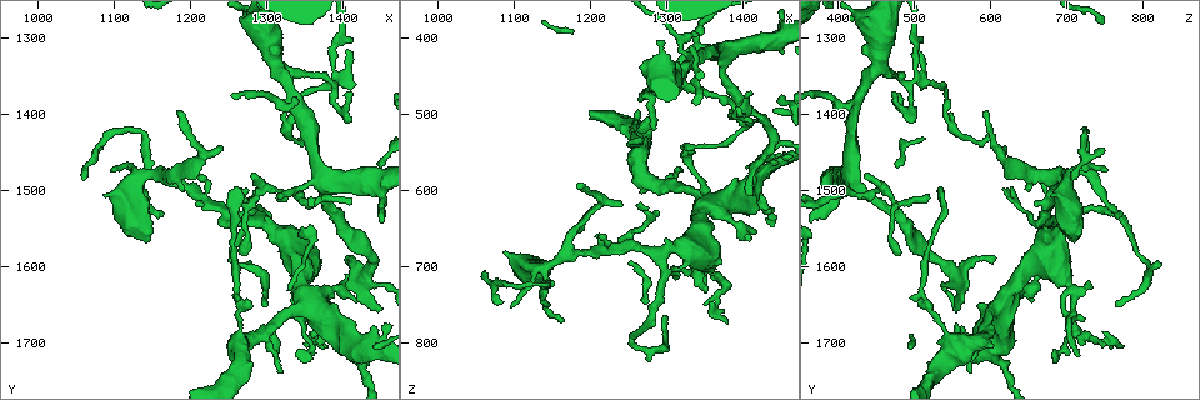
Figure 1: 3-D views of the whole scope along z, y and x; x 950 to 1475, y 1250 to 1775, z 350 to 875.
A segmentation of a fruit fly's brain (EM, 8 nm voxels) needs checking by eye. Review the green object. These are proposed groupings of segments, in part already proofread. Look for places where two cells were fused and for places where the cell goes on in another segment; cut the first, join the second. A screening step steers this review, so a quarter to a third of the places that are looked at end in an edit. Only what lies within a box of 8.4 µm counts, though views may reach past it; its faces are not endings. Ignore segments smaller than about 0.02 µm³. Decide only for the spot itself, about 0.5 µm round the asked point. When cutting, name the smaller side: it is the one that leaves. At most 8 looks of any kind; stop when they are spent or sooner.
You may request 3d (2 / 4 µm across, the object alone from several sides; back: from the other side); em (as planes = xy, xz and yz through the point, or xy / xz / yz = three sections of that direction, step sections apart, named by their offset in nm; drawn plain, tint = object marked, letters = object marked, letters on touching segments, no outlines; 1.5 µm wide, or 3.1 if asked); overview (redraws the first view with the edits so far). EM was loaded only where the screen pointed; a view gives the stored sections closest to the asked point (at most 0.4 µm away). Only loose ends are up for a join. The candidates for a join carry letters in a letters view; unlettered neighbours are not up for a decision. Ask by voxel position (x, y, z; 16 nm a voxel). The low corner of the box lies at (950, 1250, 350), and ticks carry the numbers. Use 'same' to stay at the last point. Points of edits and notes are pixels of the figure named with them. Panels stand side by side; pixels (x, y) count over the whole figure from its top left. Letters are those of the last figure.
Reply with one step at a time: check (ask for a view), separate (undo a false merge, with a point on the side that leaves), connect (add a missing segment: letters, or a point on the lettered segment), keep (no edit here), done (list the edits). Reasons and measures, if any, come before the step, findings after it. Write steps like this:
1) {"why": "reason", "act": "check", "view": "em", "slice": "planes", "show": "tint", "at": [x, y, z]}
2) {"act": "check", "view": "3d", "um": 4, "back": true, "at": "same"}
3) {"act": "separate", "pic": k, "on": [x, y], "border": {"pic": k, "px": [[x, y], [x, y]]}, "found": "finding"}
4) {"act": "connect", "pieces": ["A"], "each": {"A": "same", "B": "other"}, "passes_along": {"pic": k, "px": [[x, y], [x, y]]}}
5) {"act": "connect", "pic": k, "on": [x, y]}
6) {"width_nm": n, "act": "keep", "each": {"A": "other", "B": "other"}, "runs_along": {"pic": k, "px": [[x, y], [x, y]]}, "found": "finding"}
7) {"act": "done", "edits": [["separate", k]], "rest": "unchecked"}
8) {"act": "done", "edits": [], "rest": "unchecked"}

{"why": "small branch off a trunk", "act": "check", "view": "em", "slice": "planes", "show": "tint", "at": [1350, 1645, 620]}

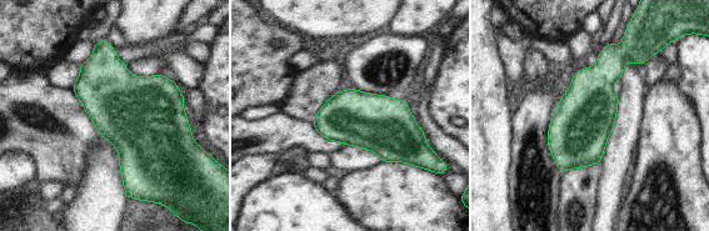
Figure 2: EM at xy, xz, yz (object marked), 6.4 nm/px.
{"act": "check", "view": "em", "slice": "planes", "show": "letters", "at": "same"}

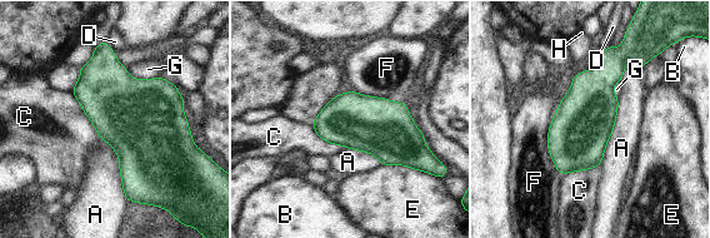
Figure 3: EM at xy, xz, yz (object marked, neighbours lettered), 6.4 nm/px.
{"width_nm": 360, "act": "keep", "each": {"A": "other", "B": "other", "C": "other", "D": "other", "E": "other", "F": "other", "G": "other", "H": "other"}, "border": {"pic": 3, "px": [[71, 92], [99, 137]]}, "found": "continuous, no second cell"}

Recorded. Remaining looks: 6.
{"why": "thin end", "act": "check", "view": "3d", "um": 2, "at": [1245, 1445, 620]}

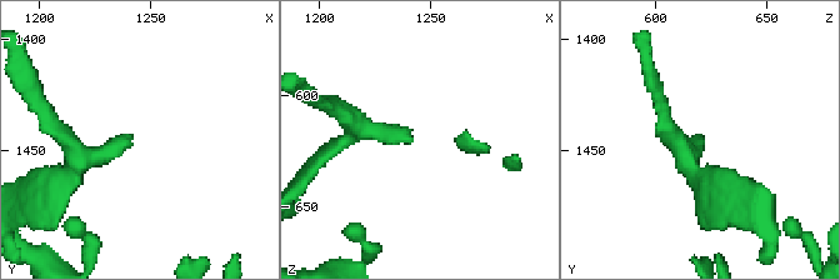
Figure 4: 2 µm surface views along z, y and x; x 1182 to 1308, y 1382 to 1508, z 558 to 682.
{"why": "need the tissue", "act": "check", "view": "em", "slice": "xy", "step": 4, "show": "letters", "at": [1242, 1443, 619]}

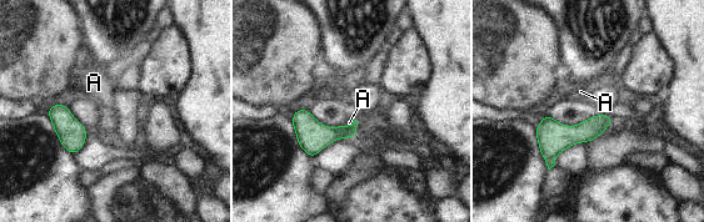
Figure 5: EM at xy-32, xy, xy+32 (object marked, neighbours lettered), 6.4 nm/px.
{"why": "another direction", "act": "check", "view": "em", "slice": "planes", "show": "letters", "at": "same"}

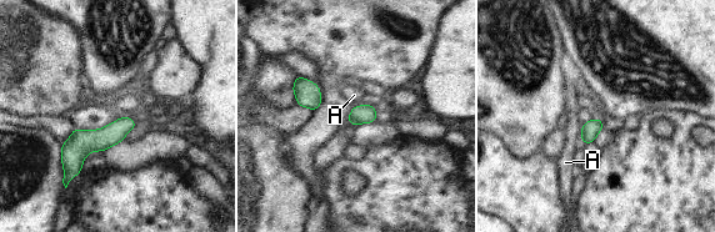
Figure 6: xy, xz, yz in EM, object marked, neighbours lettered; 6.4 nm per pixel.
{"longest_contact_nm": ["A", 110], "act": "keep", "each": {"A": "other"}, "border": {"pic": 6, "px": [[583, 125], [580, 141]]}, "found": "none of them fits"}

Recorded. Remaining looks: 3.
{"why": "thin end", "act": "check", "view": "3d", "um": 4, "at": [1165, 1530, 775]}

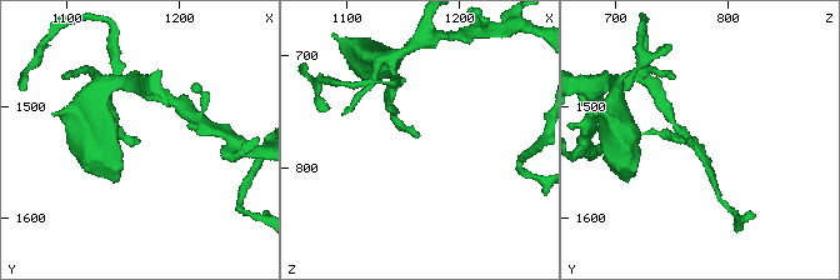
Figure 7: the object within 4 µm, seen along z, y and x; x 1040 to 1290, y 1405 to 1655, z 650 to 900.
{"why": "now the EM", "act": "check", "view": "em", "slice": "planes", "show": "letters", "at": [1164, 1532, 772]}

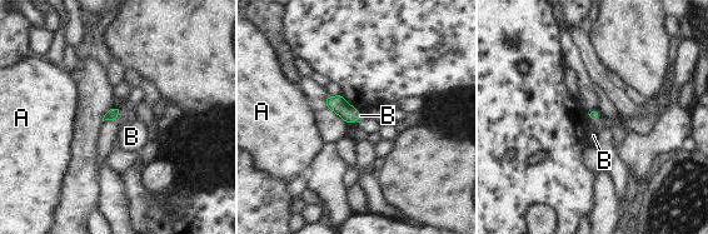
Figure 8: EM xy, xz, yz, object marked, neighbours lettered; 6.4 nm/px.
{"act": "keep", "each": {"A": "other", "B": "other"}, "border": {"pic": 8, "px": [[588, 119], [597, 120]]}, "found": "none of them fits"}

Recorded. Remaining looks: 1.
{"act": "done", "edits": [], "rest": "unchecked"}

